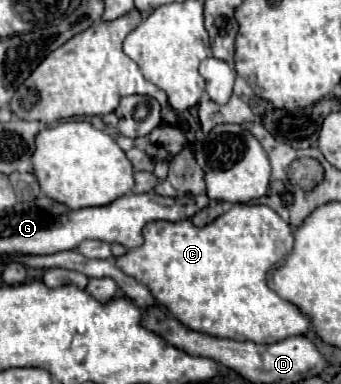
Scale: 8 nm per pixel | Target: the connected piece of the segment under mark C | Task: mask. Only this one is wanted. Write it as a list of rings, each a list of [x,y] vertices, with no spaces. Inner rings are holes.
[[[233,205],[227,213],[219,215],[205,227],[195,227],[189,219],[175,223],[147,223],[147,227],[143,227],[143,245],[127,249],[125,255],[115,257],[115,265],[123,273],[147,285],[155,301],[193,331],[203,331],[207,335],[235,341],[277,343],[279,339],[287,339],[291,335],[305,335],[309,327],[307,317],[293,303],[269,291],[265,283],[267,271],[279,259],[287,257],[291,247],[293,229],[283,219],[279,219],[275,211],[265,205]]]

